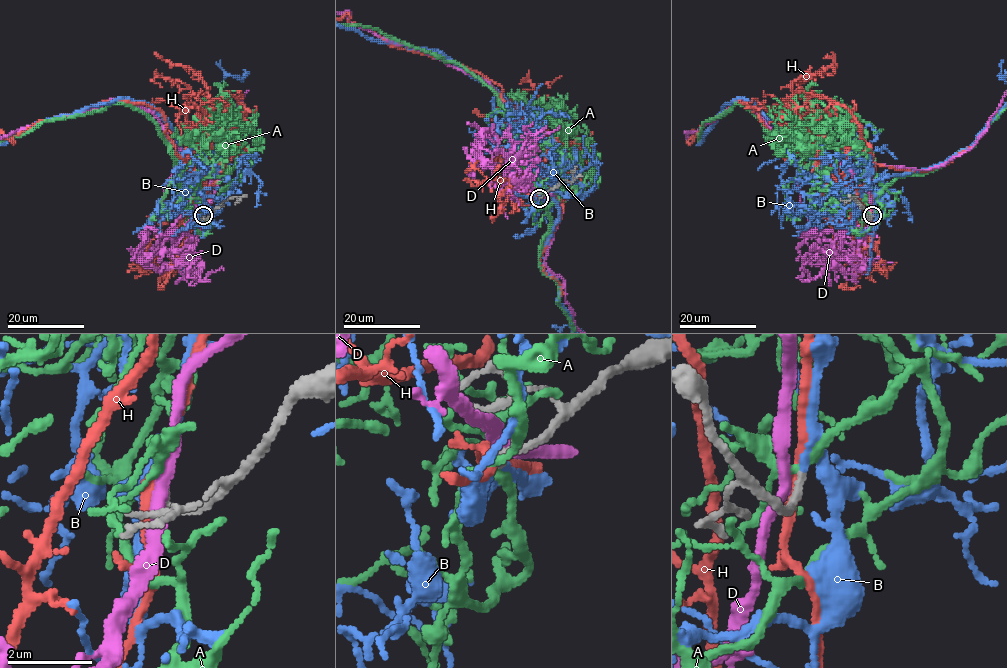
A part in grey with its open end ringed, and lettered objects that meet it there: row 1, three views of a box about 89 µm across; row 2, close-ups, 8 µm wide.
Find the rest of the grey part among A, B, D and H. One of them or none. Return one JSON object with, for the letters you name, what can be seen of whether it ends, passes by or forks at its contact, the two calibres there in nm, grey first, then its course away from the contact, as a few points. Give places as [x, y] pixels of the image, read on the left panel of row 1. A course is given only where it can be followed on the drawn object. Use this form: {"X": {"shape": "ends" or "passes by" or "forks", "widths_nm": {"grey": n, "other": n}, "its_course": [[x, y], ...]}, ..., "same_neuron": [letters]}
{"B": {"shape": "passes by", "widths_nm": {"grey": 200, "other": 180}}, "same_neuron": ["B"]}

